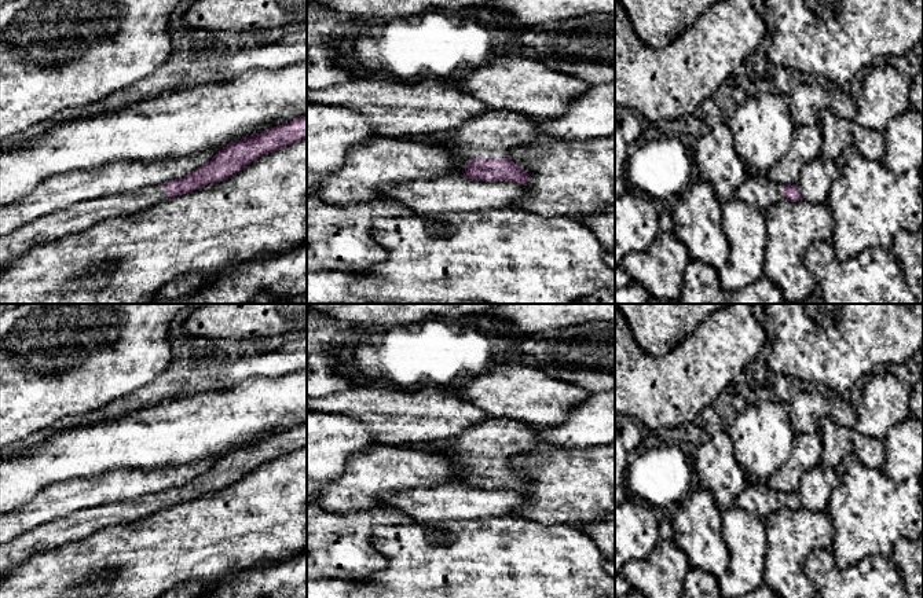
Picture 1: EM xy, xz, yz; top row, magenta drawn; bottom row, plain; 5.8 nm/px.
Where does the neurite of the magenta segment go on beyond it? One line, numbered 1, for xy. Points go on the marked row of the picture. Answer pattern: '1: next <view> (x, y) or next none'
1: next xy (81, 216)

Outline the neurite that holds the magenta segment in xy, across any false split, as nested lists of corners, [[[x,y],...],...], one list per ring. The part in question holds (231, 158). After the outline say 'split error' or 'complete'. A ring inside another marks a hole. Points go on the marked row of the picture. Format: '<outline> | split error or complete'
[[[307,114],[224,146],[208,164],[182,179],[171,180],[162,186],[150,186],[131,192],[117,192],[83,201],[52,212],[0,238],[0,268],[39,245],[80,234],[106,220],[139,213],[166,198],[220,183],[260,157],[300,140],[307,140]]] | split error

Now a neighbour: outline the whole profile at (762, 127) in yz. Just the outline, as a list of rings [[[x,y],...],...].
[[[770,89],[746,96],[726,124],[751,175],[768,175],[790,151],[795,137],[795,120],[788,103]]]

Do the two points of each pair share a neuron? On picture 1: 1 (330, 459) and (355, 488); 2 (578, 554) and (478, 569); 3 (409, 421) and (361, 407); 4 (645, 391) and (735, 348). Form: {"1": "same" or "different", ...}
{"1": "different", "2": "same", "3": "same", "4": "same"}

